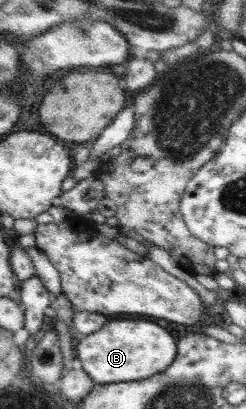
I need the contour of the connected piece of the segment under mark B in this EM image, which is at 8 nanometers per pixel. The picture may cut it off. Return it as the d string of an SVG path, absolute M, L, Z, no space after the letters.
M121 319L121 321L107 321L99 331L87 335L77 345L77 355L83 364L83 370L95 383L119 383L119 381L133 381L145 379L167 369L175 360L175 339L157 323L139 319Z

